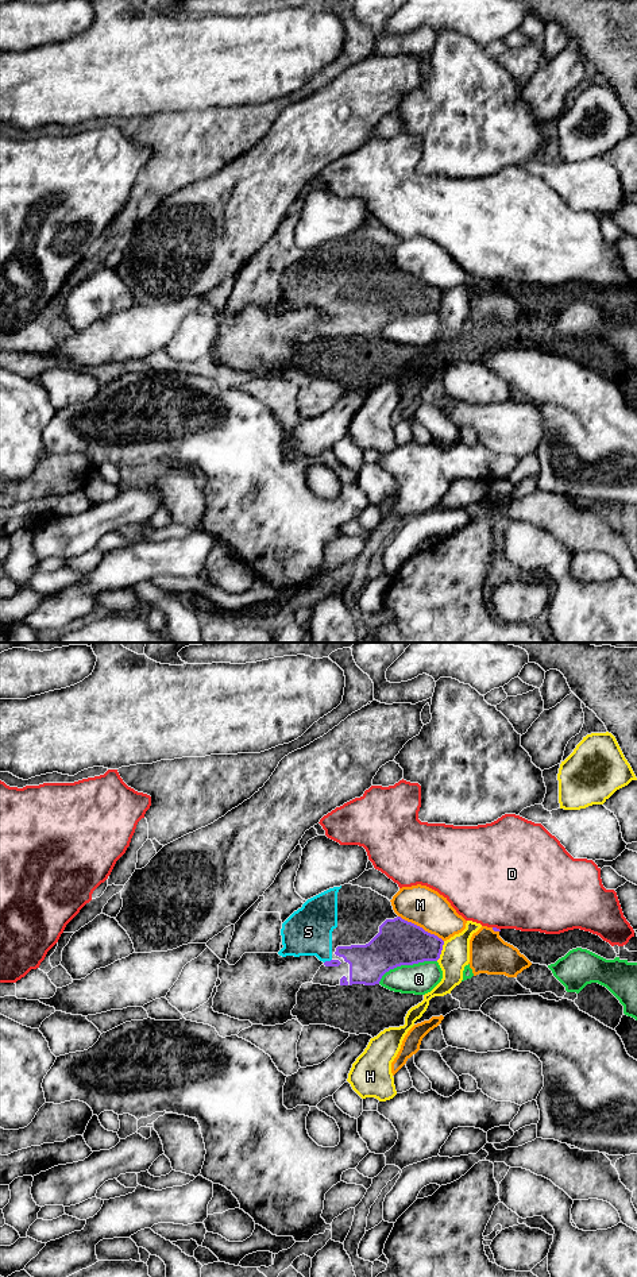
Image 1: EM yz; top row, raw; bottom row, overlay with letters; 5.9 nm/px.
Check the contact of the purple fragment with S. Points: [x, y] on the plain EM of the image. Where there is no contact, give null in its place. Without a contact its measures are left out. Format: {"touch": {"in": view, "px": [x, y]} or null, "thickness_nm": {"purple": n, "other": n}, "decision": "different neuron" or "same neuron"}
{"touch": {"in": "yz", "px": [327, 313]}, "thickness_nm": {"purple": 50, "other": 280}, "decision": "same neuron"}

